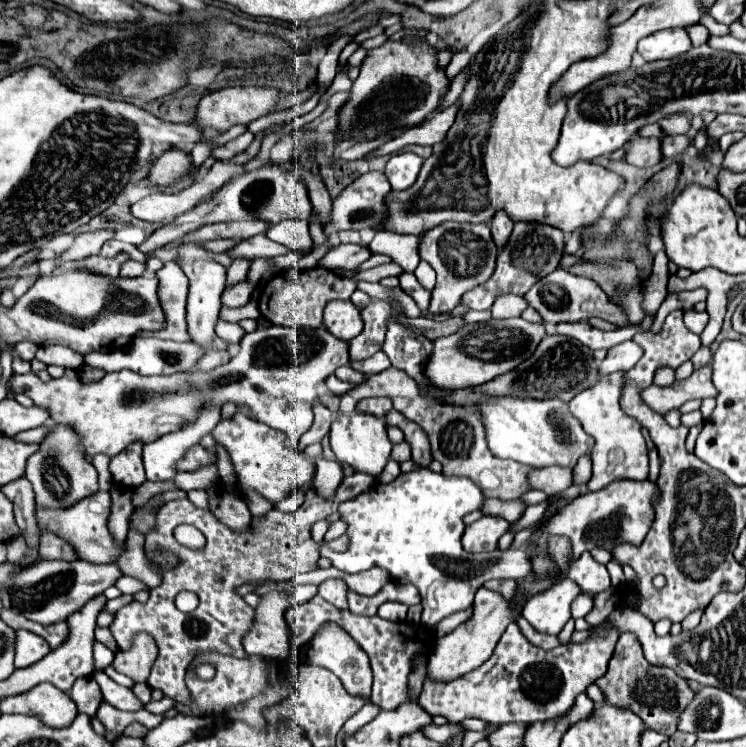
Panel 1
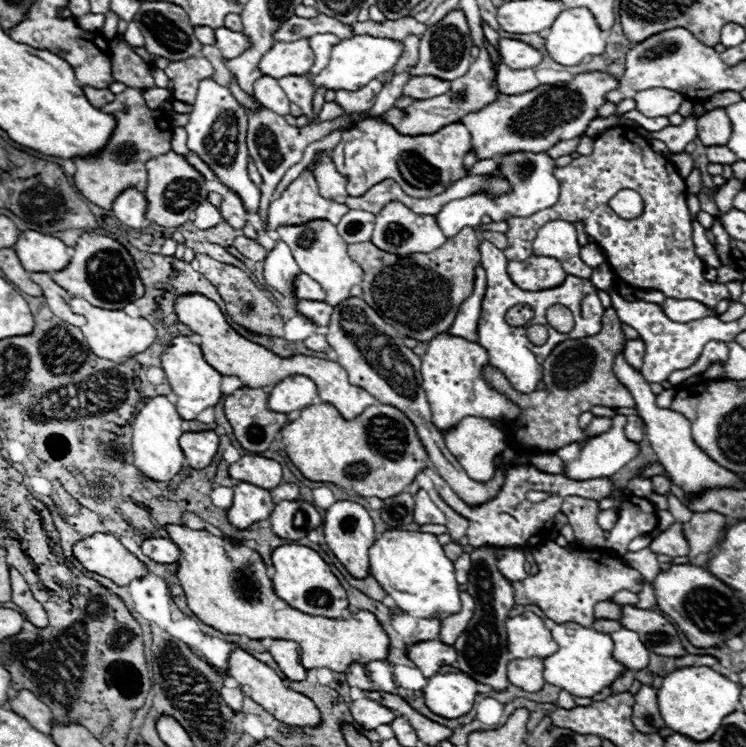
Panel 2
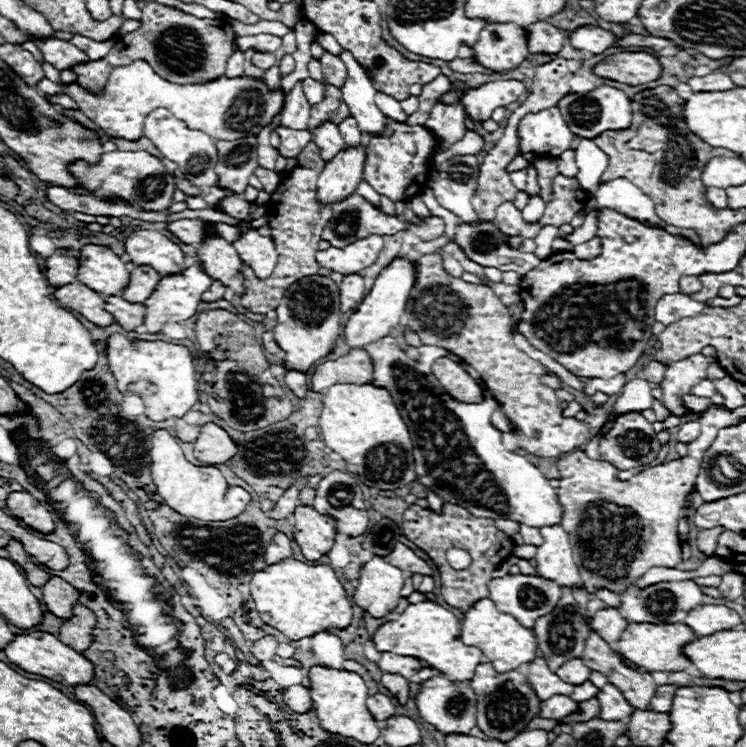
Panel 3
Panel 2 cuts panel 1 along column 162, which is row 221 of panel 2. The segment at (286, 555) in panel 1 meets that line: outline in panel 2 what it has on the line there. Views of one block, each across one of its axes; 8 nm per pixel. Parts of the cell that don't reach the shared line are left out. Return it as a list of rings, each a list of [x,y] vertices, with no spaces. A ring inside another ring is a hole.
[[[616,126],[610,128],[602,134],[596,136],[594,140],[594,152],[590,156],[580,156],[574,158],[568,166],[562,168],[554,168],[554,176],[560,182],[560,198],[552,208],[540,210],[528,218],[508,218],[508,248],[504,250],[504,256],[508,256],[508,260],[526,260],[530,258],[534,252],[530,252],[530,246],[538,234],[538,228],[542,228],[546,222],[550,220],[568,220],[568,222],[582,222],[584,224],[584,232],[594,238],[594,242],[604,250],[608,264],[612,266],[612,270],[630,286],[634,288],[642,288],[642,290],[660,290],[666,298],[690,298],[690,300],[698,300],[708,308],[716,308],[716,304],[720,300],[730,300],[730,292],[726,288],[726,284],[722,282],[708,282],[704,278],[704,262],[696,256],[694,252],[694,242],[692,242],[692,214],[688,210],[686,204],[686,182],[684,178],[676,172],[676,168],[662,156],[656,154],[648,140],[642,138],[636,130],[628,128],[628,126]],[[622,188],[632,188],[636,190],[642,198],[644,198],[644,212],[634,218],[634,220],[626,220],[620,218],[610,206],[608,200]]]

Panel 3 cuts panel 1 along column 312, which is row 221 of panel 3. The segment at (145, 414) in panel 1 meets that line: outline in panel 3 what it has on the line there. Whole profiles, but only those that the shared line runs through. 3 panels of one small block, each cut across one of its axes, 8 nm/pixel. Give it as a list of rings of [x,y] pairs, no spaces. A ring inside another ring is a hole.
[[[358,194],[348,196],[340,204],[334,204],[334,214],[322,232],[322,240],[328,240],[334,248],[346,248],[348,244],[370,236],[392,236],[408,228],[398,216],[388,216]]]

